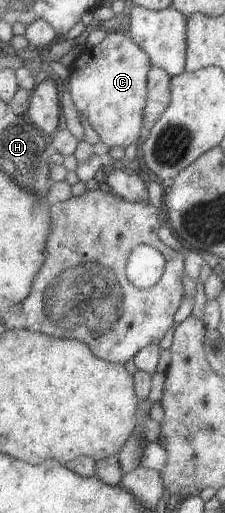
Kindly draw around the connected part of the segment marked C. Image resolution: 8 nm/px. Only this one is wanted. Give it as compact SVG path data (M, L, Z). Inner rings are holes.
M108 32L107 36L93 48L85 47L77 57L69 63L69 88L71 100L79 114L87 118L87 122L100 141L105 146L121 146L136 144L139 138L139 129L142 128L143 106L145 106L146 75L150 68L150 62L145 52L133 42L127 35L121 32Z

